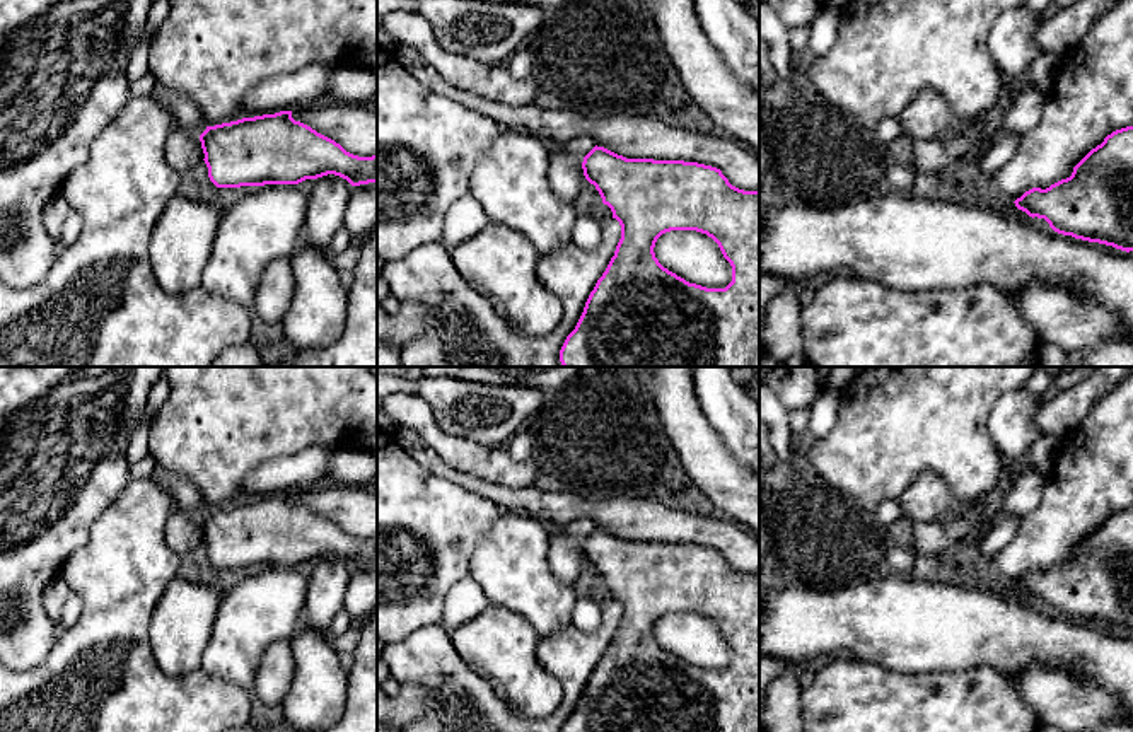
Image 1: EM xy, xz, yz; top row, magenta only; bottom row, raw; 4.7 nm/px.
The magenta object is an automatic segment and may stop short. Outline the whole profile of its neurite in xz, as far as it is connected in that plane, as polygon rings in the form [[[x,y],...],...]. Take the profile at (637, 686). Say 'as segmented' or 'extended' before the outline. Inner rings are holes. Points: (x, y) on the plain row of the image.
as segmented; [[[597,527],[584,539],[582,551],[619,604],[621,621],[561,732],[759,732],[759,573],[732,568],[712,548],[626,541]],[[671,613],[696,613],[712,619],[732,648],[732,664],[725,671],[706,671],[664,650],[654,630]]]

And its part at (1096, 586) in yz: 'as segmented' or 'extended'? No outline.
as segmented

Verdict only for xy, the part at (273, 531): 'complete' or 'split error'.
split error

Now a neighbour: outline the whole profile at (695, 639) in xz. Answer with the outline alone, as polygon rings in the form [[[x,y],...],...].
[[[696,613],[662,616],[654,630],[659,645],[689,665],[725,671],[732,664],[732,648],[718,626]]]

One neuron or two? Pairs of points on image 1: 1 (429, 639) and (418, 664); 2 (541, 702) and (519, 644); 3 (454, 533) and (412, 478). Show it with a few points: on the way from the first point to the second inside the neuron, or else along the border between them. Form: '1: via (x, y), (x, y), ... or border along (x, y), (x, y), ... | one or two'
1: via (429, 645), (425, 657) | one
2: via (529, 688), (519, 674), (519, 657) | one
3: via (441, 519), (413, 492) | one

